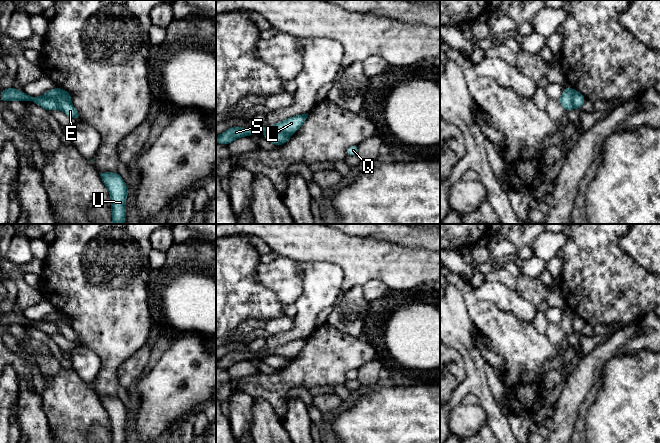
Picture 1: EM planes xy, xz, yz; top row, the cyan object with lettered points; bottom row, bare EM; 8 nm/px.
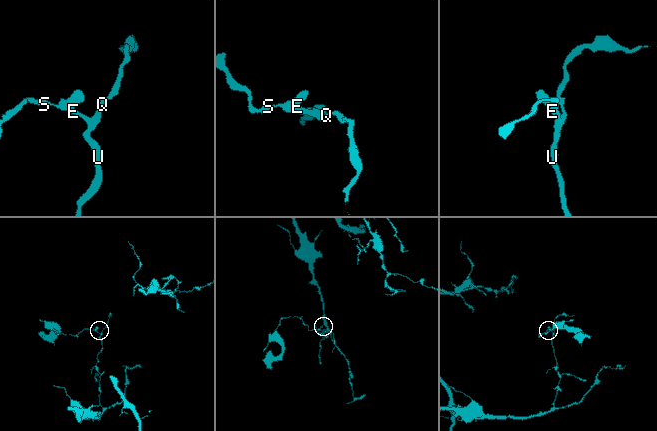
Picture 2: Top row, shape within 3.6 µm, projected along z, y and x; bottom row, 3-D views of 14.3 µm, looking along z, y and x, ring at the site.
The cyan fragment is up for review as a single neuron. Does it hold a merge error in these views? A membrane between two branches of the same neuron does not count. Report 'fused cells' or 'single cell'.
fused cells

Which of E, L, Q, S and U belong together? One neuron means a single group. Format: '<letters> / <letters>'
E Q U / L S

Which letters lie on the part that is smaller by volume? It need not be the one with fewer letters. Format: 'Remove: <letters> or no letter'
Remove: L, S

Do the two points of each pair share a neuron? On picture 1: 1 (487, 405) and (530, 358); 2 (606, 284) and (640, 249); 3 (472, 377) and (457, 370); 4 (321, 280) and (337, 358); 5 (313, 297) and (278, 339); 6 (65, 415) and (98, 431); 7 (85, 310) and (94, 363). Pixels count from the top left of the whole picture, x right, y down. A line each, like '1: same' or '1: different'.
1: different
2: different
3: different
4: different
5: same
6: different
7: different

